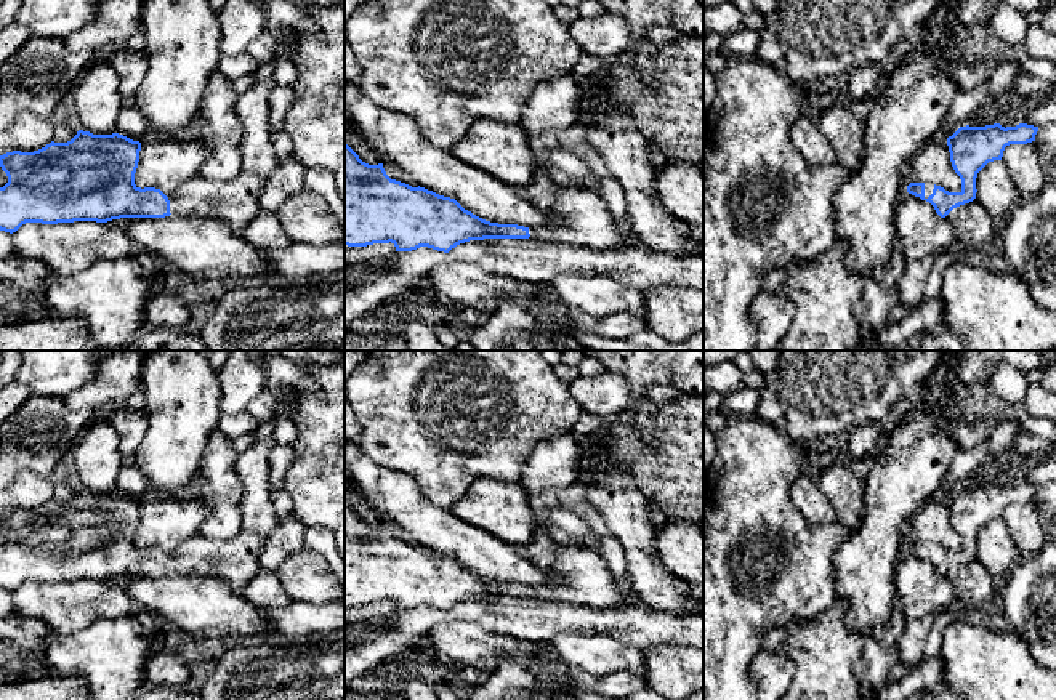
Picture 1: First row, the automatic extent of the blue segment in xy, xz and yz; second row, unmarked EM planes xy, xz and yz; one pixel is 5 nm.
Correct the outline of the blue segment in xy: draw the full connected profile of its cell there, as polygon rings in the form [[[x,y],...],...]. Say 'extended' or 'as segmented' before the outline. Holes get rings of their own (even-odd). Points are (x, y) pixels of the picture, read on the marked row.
extended | [[[79,130],[67,143],[51,141],[34,152],[13,151],[0,155],[8,183],[0,187],[0,231],[16,232],[26,223],[58,224],[74,221],[107,223],[120,218],[205,216],[221,219],[242,234],[261,211],[266,179],[242,170],[229,181],[195,176],[163,194],[155,187],[138,187],[135,173],[141,143],[123,135],[93,135]]]

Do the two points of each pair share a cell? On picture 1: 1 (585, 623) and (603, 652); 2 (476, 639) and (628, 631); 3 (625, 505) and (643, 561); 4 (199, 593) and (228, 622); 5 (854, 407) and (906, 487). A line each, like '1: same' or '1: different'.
1: different
2: different
3: same
4: same
5: different

